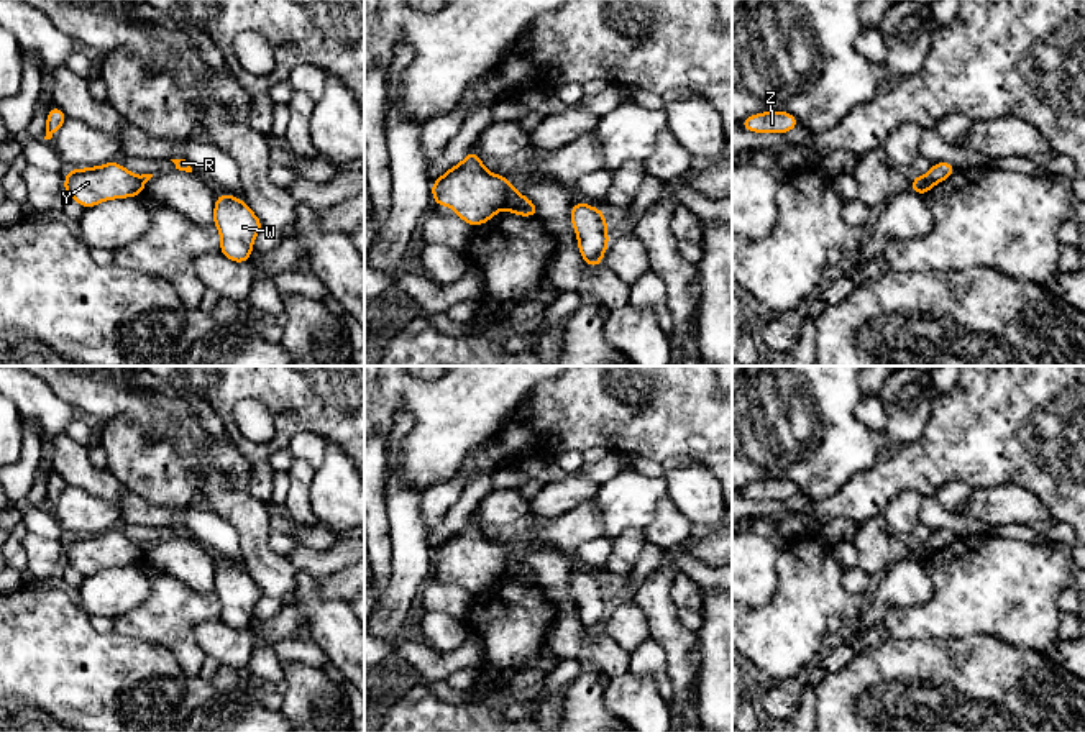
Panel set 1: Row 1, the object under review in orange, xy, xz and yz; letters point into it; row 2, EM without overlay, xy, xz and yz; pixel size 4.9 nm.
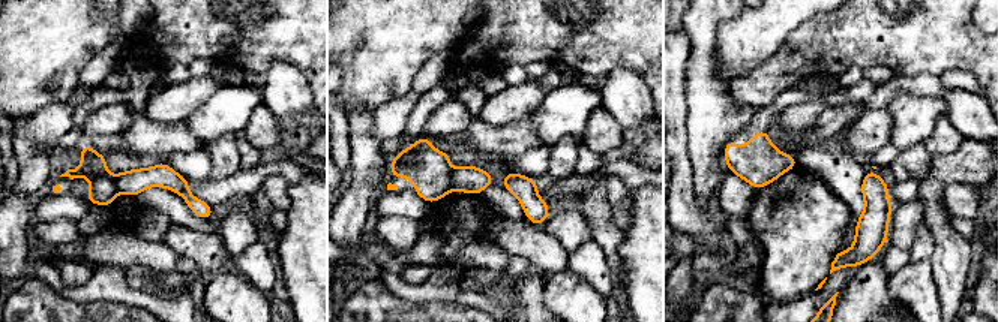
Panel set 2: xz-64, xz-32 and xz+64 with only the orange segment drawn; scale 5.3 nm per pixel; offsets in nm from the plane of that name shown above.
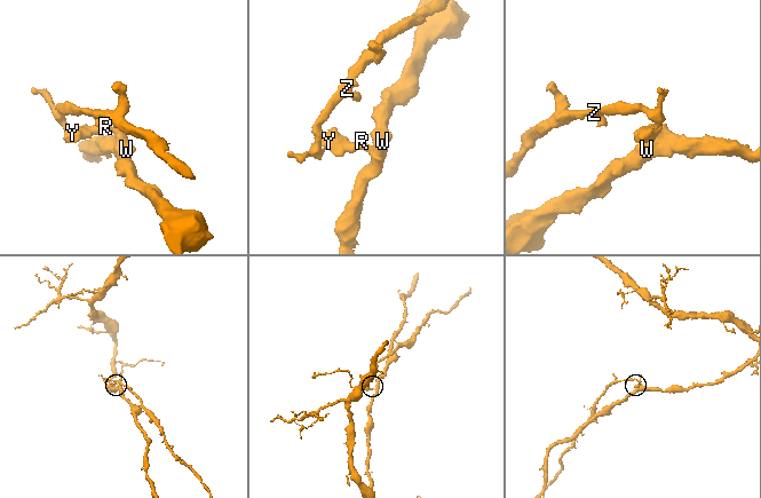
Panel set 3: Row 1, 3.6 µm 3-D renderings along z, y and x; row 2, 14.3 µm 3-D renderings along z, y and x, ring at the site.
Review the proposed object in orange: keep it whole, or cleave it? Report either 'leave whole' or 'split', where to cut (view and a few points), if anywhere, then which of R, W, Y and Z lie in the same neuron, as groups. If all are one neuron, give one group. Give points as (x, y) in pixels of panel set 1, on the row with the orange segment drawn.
split; cut xz (511, 186), (501, 207); groups R W / Y Z

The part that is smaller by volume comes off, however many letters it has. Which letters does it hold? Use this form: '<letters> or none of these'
Y, Z

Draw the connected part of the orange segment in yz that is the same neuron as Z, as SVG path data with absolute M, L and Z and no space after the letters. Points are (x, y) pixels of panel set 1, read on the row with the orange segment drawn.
M762 112L739 121L742 128L753 133L785 135L799 125L790 112Z

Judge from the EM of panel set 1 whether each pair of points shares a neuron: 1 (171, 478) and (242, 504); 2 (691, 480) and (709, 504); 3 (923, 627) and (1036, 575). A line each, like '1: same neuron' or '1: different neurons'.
1: different neurons
2: same neuron
3: same neuron

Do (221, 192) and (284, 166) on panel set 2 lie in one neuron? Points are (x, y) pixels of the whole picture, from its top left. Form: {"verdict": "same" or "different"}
{"verdict": "same"}

